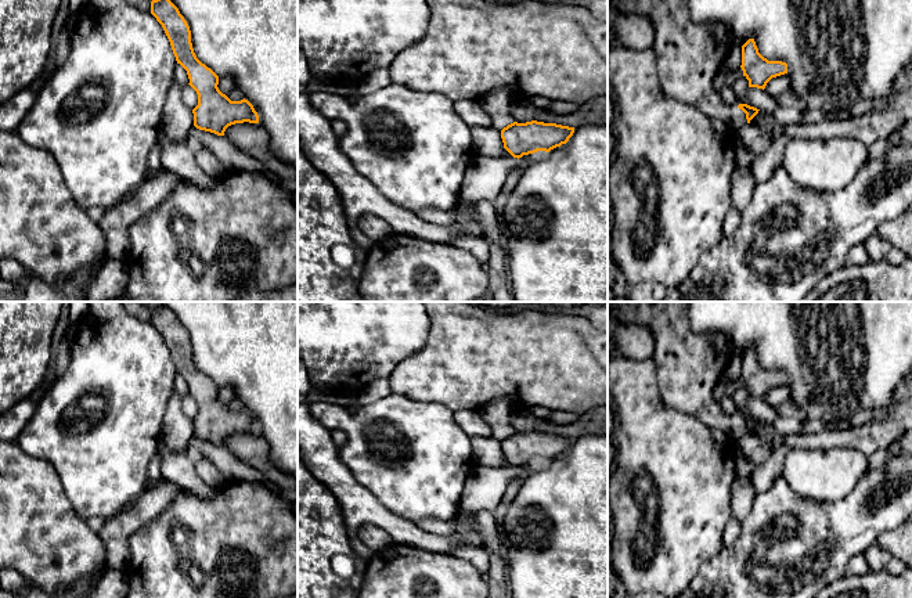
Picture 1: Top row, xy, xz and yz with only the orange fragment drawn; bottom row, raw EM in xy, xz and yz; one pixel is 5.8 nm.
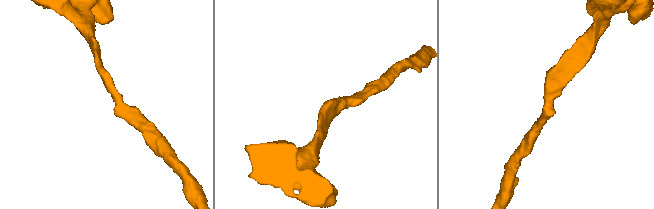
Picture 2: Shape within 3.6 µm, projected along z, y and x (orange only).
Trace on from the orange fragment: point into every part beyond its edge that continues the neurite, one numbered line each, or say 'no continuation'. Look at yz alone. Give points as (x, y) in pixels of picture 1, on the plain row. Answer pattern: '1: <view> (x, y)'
no continuation

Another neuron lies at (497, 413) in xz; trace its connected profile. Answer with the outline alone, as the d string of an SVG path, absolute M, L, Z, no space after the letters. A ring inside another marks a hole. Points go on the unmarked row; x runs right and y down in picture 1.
M504 397L494 399L479 408L479 414L491 428L493 437L500 440L515 432L509 422L511 413L512 407Z

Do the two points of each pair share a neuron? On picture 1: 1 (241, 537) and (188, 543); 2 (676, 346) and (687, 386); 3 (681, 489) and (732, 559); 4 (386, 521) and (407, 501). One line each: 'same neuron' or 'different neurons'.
1: same neuron
2: same neuron
3: different neurons
4: different neurons

